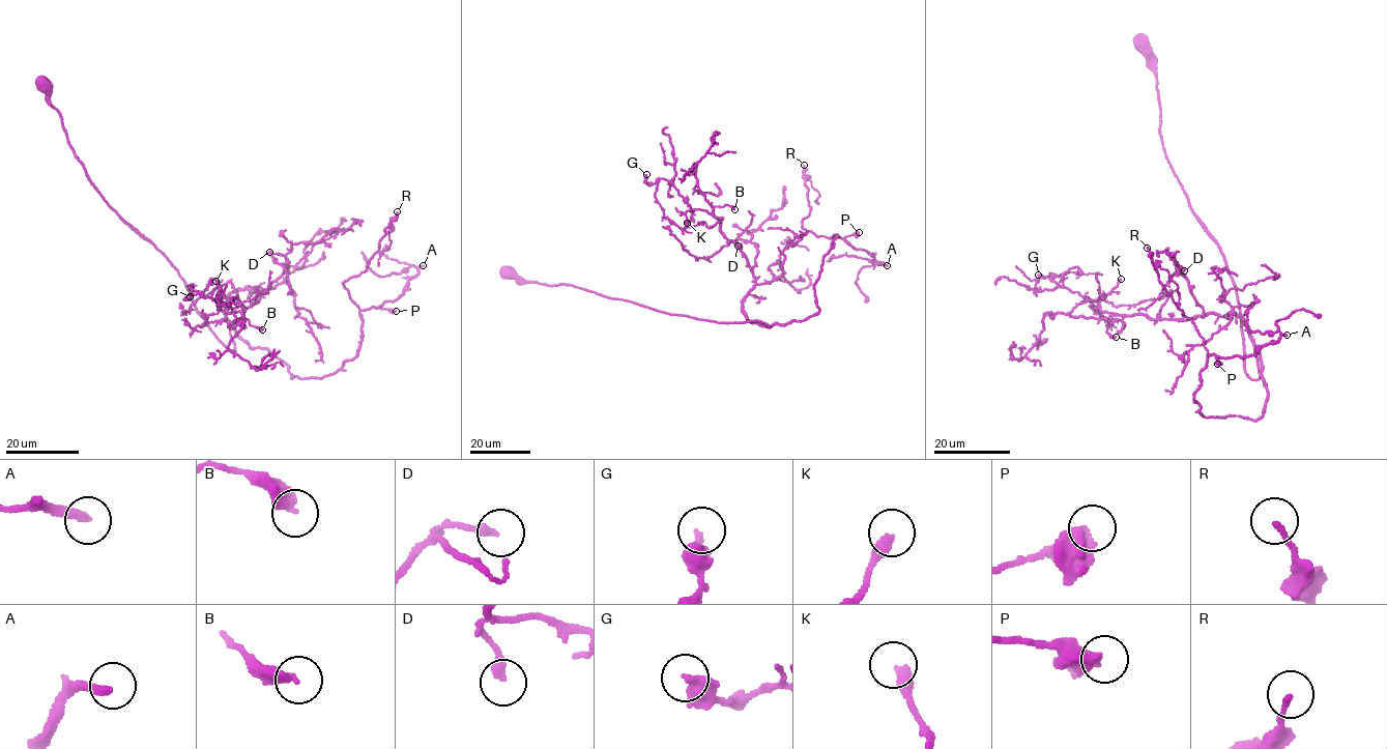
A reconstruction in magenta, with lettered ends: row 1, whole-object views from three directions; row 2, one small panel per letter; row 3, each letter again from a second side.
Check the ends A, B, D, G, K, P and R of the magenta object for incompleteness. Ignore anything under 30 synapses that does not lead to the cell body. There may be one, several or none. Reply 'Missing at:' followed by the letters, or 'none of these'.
Missing at: A, K

